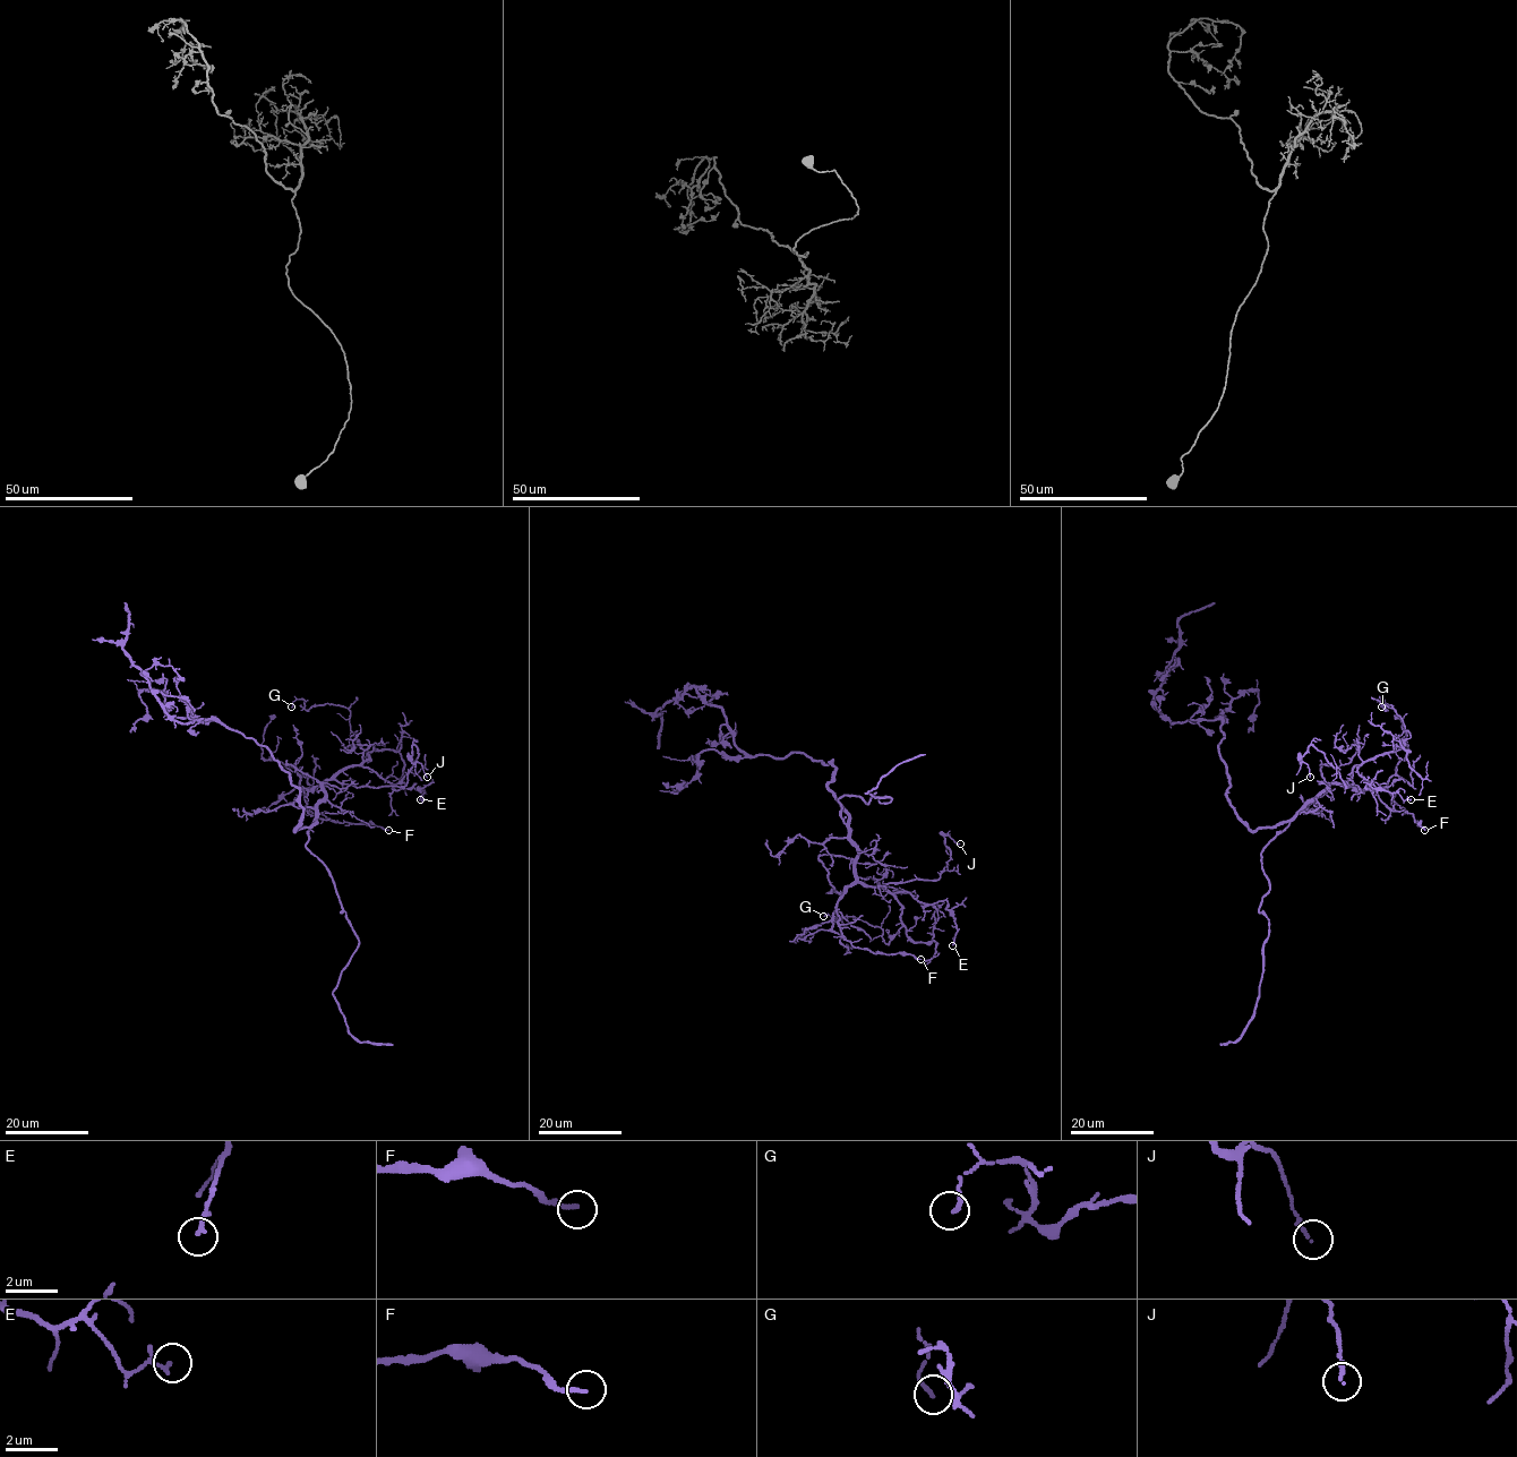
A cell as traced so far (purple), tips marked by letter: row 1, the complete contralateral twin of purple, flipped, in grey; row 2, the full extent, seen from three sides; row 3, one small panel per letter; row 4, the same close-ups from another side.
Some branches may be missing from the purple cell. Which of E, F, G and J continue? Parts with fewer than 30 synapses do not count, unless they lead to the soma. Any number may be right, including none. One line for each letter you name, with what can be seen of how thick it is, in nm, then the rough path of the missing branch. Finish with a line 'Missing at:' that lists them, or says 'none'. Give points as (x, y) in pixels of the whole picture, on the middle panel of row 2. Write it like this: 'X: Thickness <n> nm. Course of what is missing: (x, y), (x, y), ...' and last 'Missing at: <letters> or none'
Missing at: none

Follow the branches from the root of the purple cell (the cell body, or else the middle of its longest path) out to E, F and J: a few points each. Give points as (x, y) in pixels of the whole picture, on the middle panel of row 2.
E: (836, 771), (828, 789), (848, 815), (855, 877), (923, 905), (945, 900), (957, 930), (952, 945)
F: (836, 771), (828, 789), (848, 815), (857, 851), (855, 881), (837, 907), (841, 935), (877, 953), (920, 959)
J: (836, 771), (828, 789), (848, 815), (859, 881), (876, 888), (936, 880), (950, 859), (944, 836), (960, 843)

